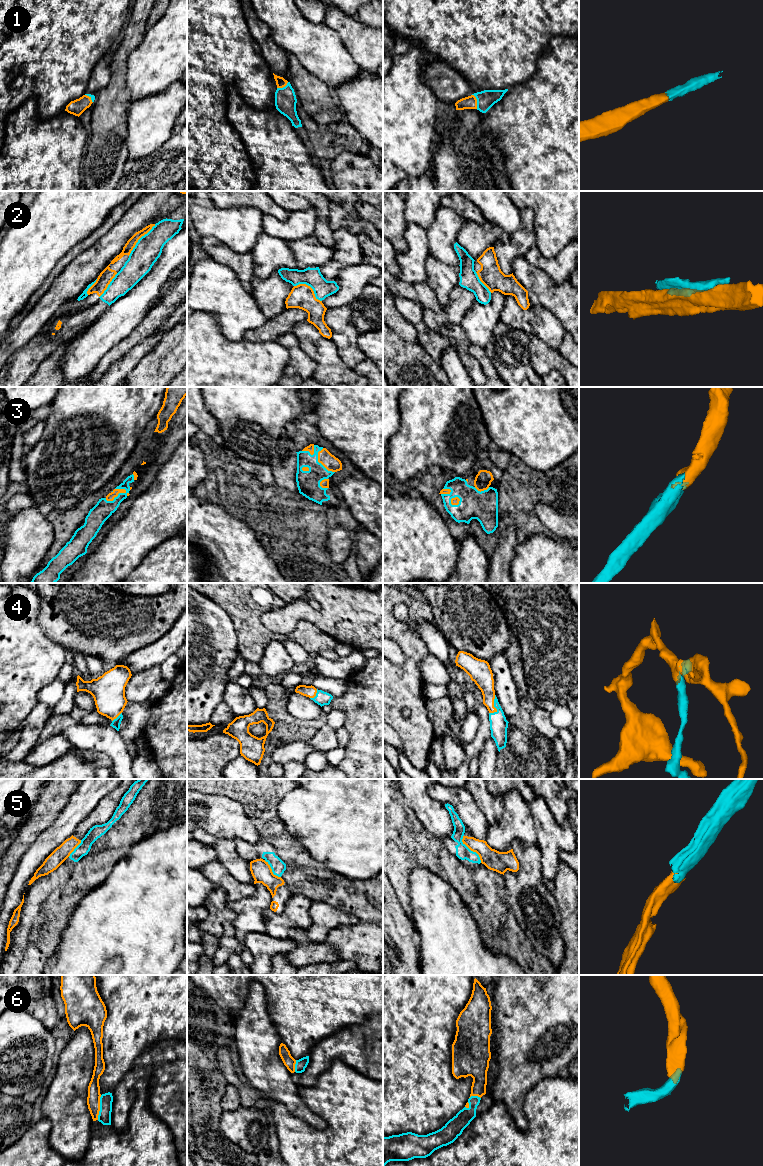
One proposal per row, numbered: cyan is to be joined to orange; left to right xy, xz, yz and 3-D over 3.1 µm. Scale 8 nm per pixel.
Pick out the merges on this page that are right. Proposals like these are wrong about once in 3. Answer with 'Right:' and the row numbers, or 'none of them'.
Right: 1, 3, 4, 6

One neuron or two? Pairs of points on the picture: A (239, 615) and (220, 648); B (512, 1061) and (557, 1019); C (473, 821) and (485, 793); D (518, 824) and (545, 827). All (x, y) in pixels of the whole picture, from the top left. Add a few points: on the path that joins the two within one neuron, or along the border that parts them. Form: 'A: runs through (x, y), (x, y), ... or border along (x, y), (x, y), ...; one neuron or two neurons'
A: border along (220, 606), (229, 616), (234, 628), (237, 649); two neurons
B: runs through (523, 1050), (546, 1027); one neuron
C: border along (467, 789), (484, 815), (487, 824); two neurons
D: border along (528, 804), (533, 816), (537, 843); two neurons

